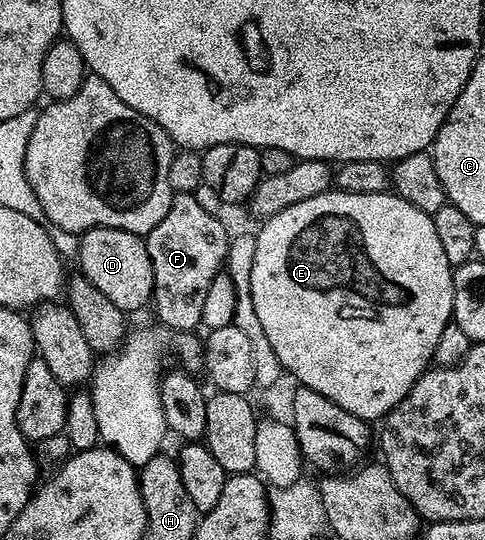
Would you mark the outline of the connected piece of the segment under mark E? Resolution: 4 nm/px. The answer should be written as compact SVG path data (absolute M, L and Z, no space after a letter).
M331 190L316 194L316 198L304 198L304 202L296 202L296 206L280 210L280 214L267 216L263 224L266 225L256 232L251 296L256 317L260 318L265 337L275 350L283 369L289 374L291 372L301 387L316 390L316 394L324 394L324 398L336 402L336 406L348 410L348 414L356 414L367 422L381 421L406 397L408 390L412 390L423 372L431 367L436 342L440 342L440 333L444 331L444 326L451 324L454 315L454 274L452 265L440 247L440 237L436 234L433 215L424 210L416 210L412 202L400 198L393 191L352 194Z

